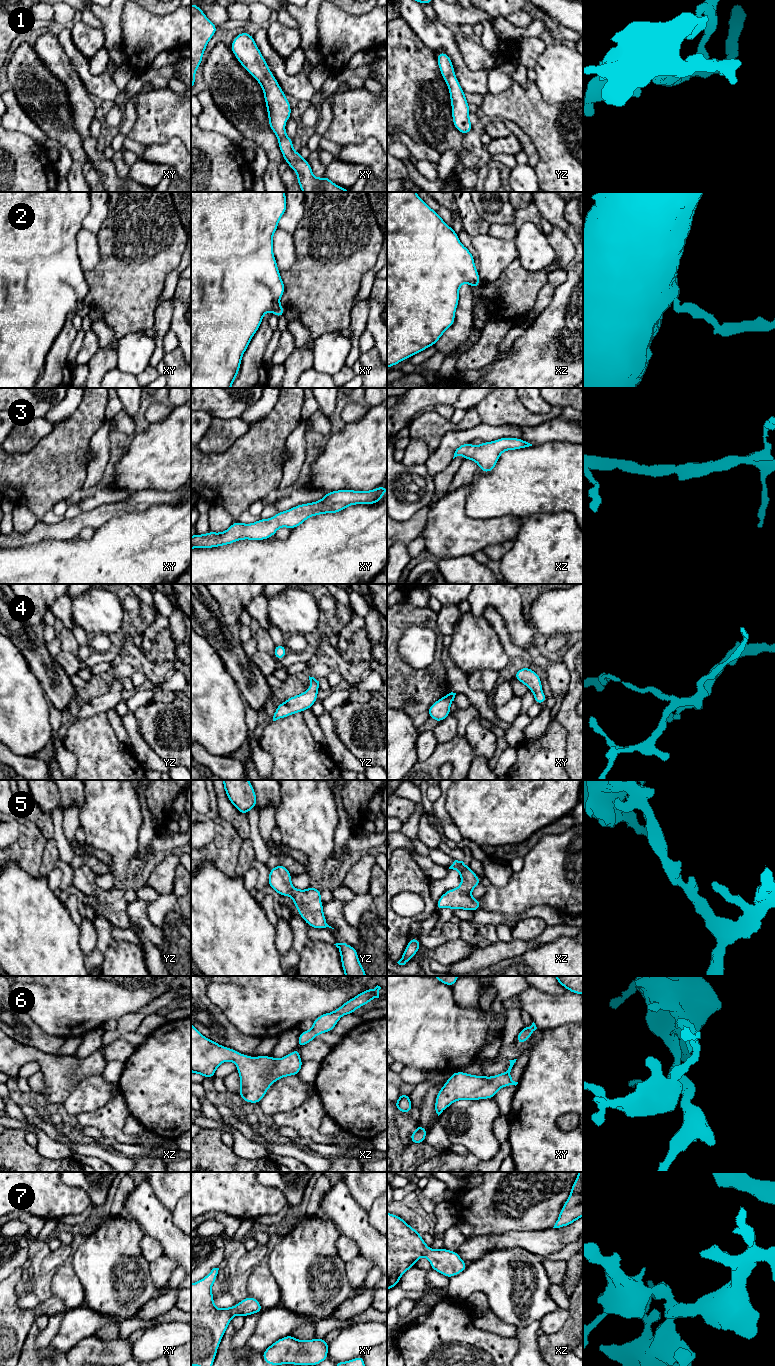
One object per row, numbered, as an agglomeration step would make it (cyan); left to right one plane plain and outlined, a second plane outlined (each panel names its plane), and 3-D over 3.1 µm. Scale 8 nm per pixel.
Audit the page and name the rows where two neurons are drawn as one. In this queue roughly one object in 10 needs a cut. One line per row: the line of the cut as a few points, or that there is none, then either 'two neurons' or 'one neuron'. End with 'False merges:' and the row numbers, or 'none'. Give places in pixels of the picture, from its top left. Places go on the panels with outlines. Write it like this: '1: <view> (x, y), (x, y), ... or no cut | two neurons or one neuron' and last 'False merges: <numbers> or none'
1: no cut | one neuron
2: no cut | one neuron
3: no cut | one neuron
4: no cut | one neuron
5: no cut | one neuron
6: no cut | one neuron
7: no cut | one neuron
False merges: none

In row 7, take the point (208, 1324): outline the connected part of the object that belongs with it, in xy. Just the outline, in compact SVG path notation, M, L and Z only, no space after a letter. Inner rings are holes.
M219 1268L191 1284L191 1366L212 1366L221 1339L233 1316L246 1317L263 1311L260 1302L249 1296L234 1307L218 1309L211 1292Z

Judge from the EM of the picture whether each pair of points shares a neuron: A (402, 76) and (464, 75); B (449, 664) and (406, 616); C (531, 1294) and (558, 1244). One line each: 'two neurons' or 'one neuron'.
A: two neurons
B: two neurons
C: two neurons

